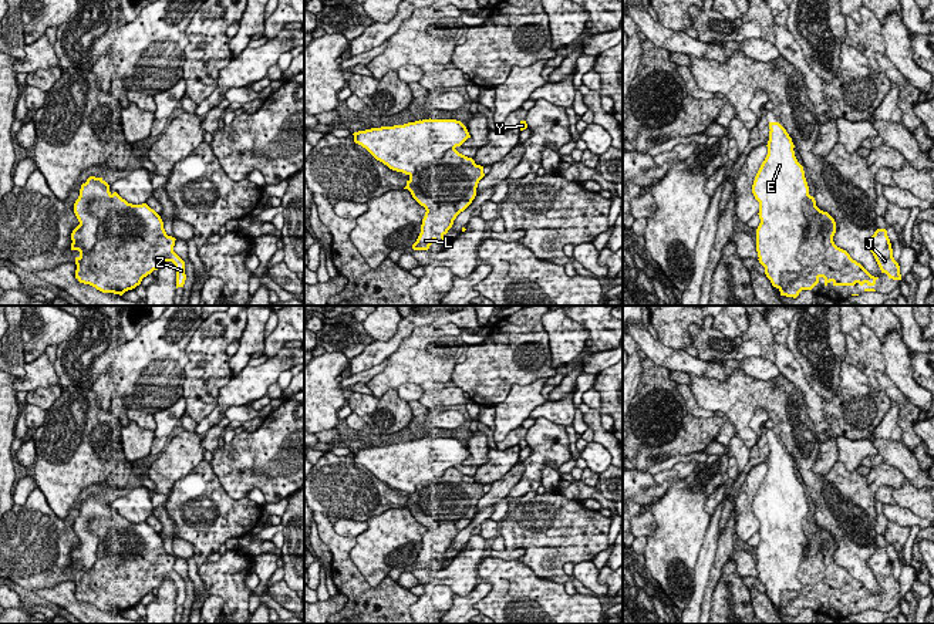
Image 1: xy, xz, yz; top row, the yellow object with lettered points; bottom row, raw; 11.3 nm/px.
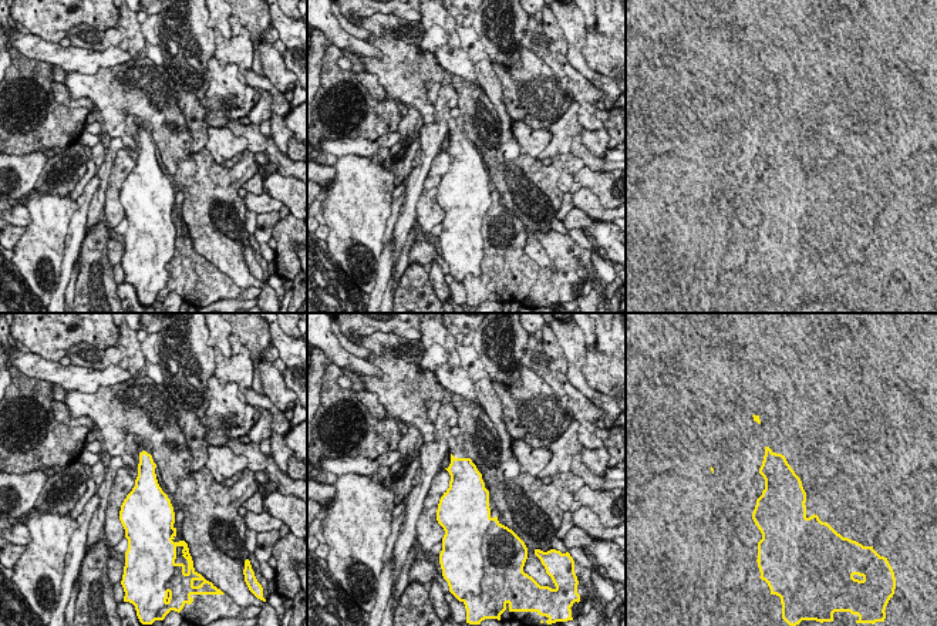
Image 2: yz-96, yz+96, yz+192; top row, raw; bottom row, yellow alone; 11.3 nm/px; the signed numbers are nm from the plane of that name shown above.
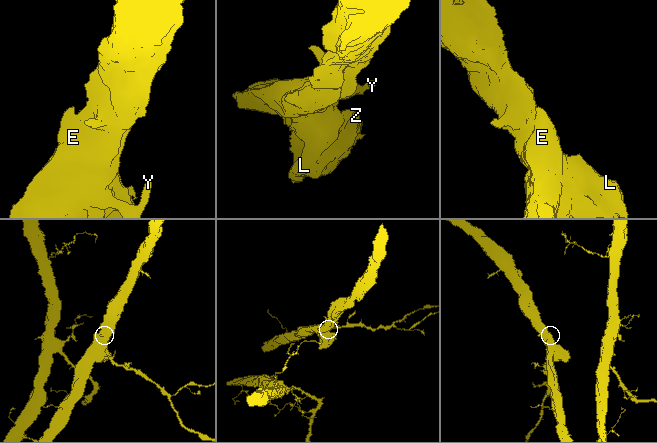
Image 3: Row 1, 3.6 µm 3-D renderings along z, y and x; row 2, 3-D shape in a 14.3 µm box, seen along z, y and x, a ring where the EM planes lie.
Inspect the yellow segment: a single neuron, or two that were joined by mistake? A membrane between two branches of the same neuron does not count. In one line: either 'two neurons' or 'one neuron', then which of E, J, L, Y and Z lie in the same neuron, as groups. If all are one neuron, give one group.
two neurons; E Y / J L Z

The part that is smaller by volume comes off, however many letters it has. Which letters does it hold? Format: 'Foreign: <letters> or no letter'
Foreign: J, L, Z

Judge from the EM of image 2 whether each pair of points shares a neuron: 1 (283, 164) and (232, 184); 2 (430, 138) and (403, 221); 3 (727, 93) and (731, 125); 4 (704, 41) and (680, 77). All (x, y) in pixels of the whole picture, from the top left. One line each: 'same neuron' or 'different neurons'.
1: different neurons
2: same neuron
3: different neurons
4: different neurons

